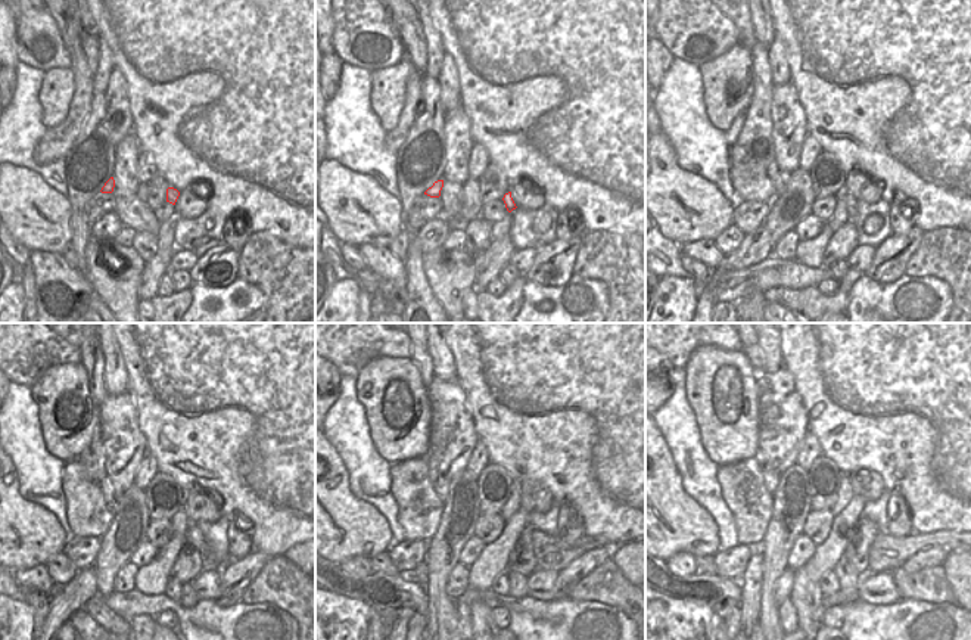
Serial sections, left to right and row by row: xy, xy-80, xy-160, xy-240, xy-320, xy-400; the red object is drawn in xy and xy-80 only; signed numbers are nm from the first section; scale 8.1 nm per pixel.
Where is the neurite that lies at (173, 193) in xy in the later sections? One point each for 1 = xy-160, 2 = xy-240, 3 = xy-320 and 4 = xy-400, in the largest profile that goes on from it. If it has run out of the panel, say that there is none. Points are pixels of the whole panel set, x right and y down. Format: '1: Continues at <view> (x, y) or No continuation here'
1: Continues at xy-160 (850, 201)
2: Continues at xy-240 (193, 536)
3: Continues at xy-320 (551, 553)
4: Continues at xy-400 (887, 553).

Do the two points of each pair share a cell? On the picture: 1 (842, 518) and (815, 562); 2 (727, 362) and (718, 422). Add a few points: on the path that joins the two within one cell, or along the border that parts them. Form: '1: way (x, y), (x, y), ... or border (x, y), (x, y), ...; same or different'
1: way (837, 528), (837, 540), (825, 552); same
2: way (727, 376), (724, 382), (724, 407); same

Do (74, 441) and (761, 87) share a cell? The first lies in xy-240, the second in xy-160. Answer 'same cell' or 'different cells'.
different cells

